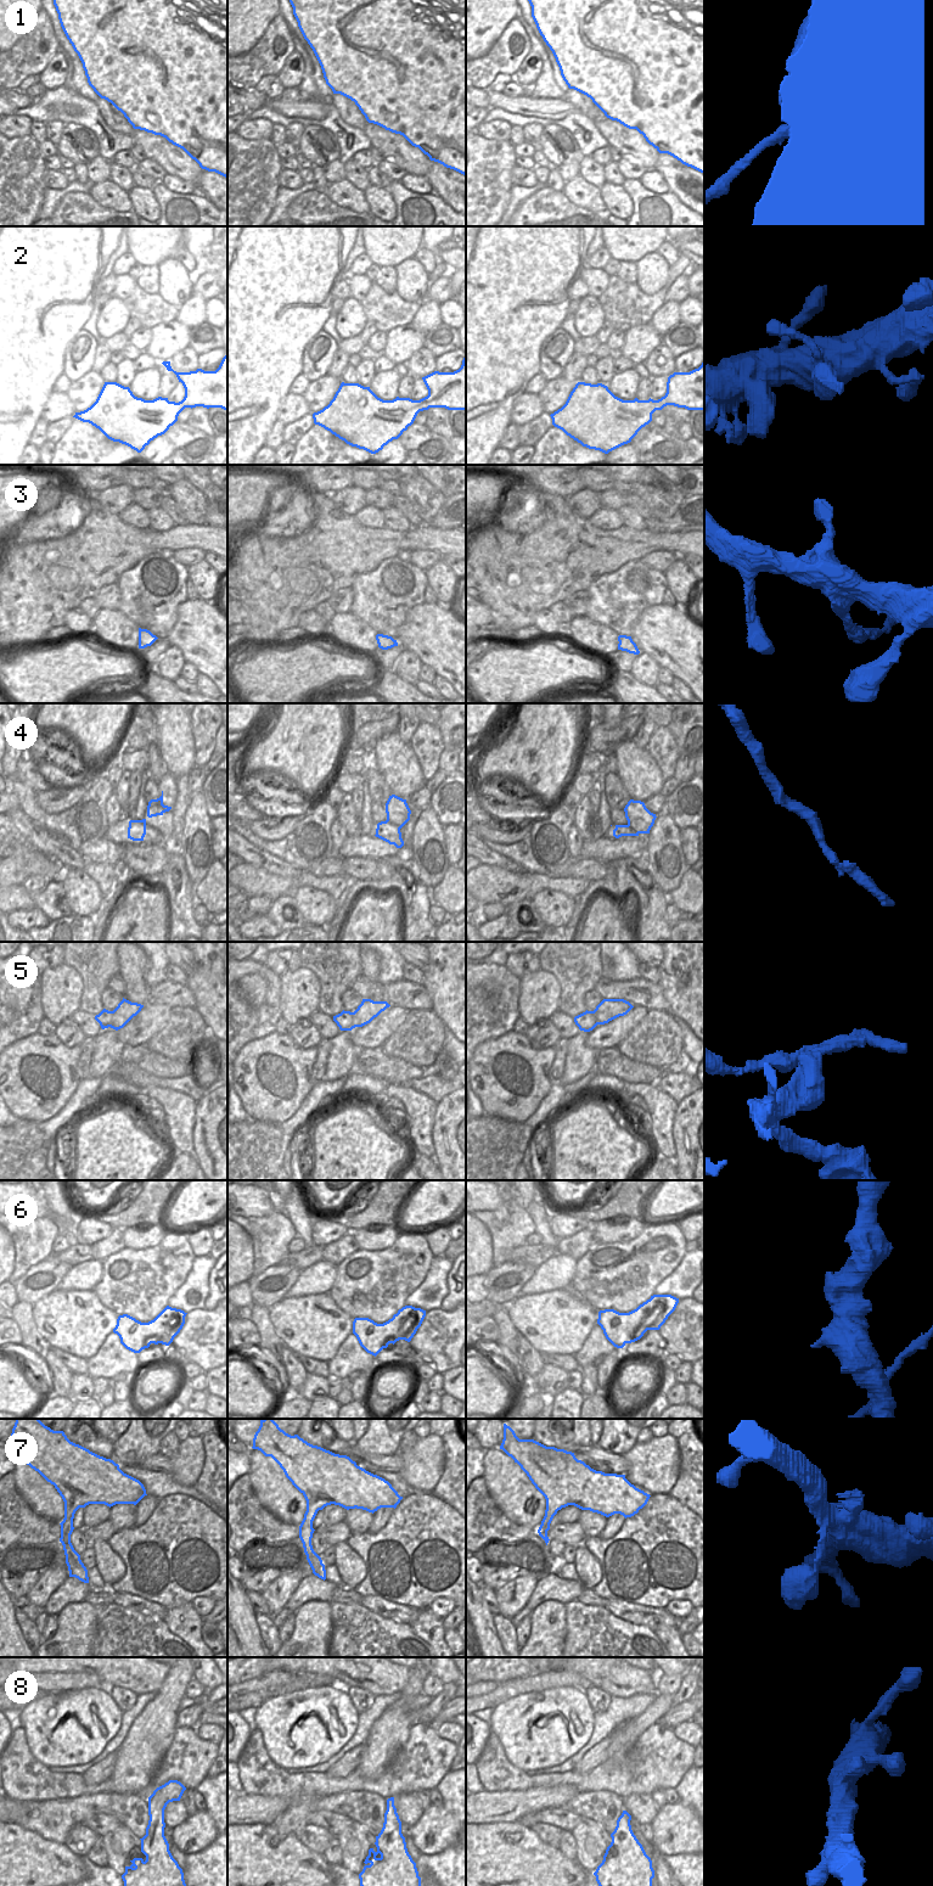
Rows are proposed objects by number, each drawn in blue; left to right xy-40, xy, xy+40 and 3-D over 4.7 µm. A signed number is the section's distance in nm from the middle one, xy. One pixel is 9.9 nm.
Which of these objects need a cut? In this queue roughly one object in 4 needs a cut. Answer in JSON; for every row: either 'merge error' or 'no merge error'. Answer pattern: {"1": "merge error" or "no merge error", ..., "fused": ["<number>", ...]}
{"1": "merge error", "2": "no merge error", "3": "merge error", "4": "no merge error", "5": "merge error", "6": "no merge error", "7": "no merge error", "8": "no merge error", "fused": ["1", "3", "5"]}

